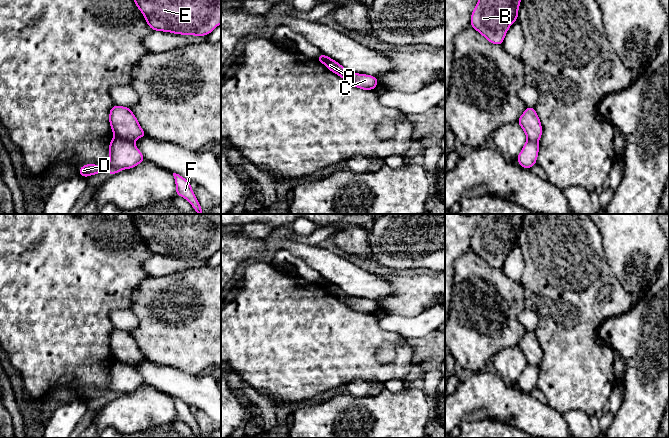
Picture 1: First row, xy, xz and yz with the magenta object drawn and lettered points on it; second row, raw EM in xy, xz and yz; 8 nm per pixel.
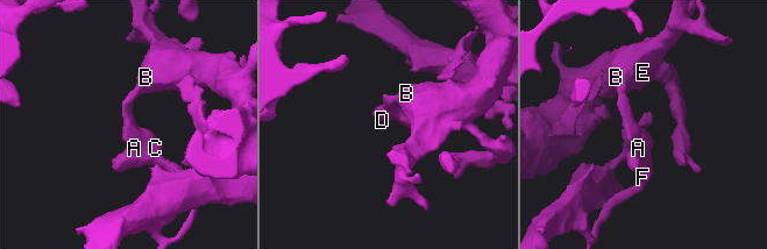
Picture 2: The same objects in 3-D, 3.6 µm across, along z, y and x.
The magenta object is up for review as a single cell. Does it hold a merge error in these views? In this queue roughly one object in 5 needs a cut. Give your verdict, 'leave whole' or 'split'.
split

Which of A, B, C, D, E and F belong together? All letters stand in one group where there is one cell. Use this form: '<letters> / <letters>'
A D F / B C E

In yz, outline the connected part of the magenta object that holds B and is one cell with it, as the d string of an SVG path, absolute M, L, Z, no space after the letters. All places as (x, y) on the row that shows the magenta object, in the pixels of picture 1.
M478 0L471 24L490 43L502 45L513 22L517 21L521 0Z

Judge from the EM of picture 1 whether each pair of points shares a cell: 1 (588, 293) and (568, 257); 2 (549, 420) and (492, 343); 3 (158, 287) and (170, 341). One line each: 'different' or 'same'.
1: same
2: different
3: same

